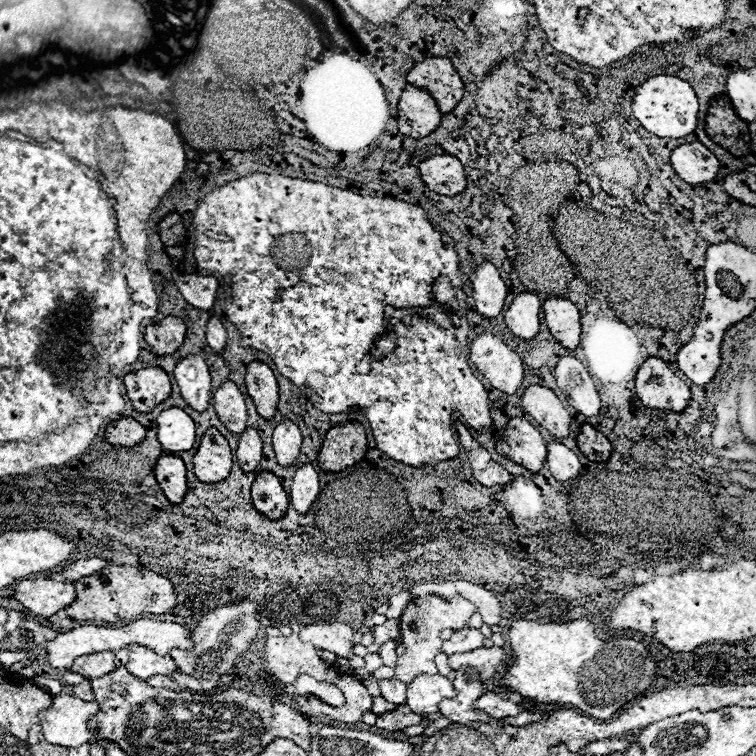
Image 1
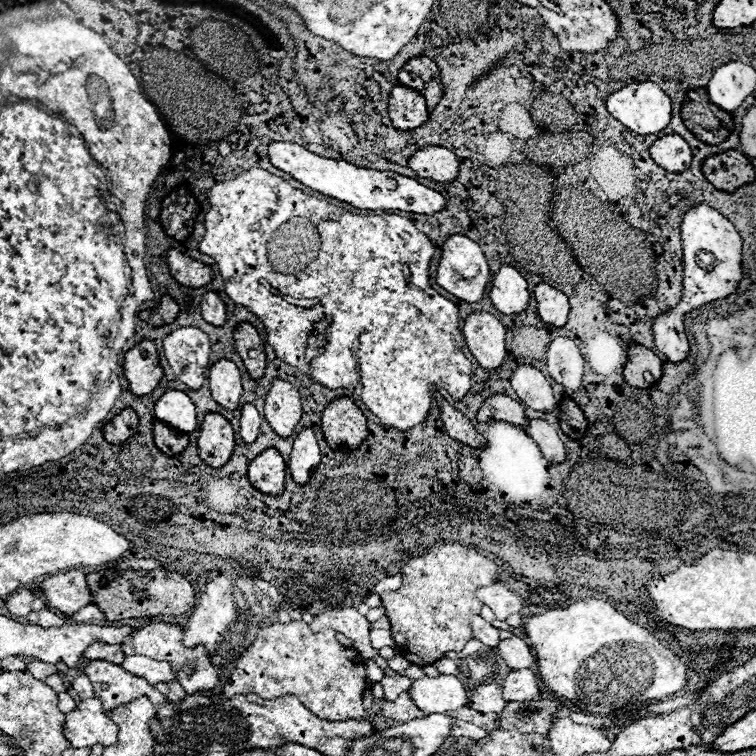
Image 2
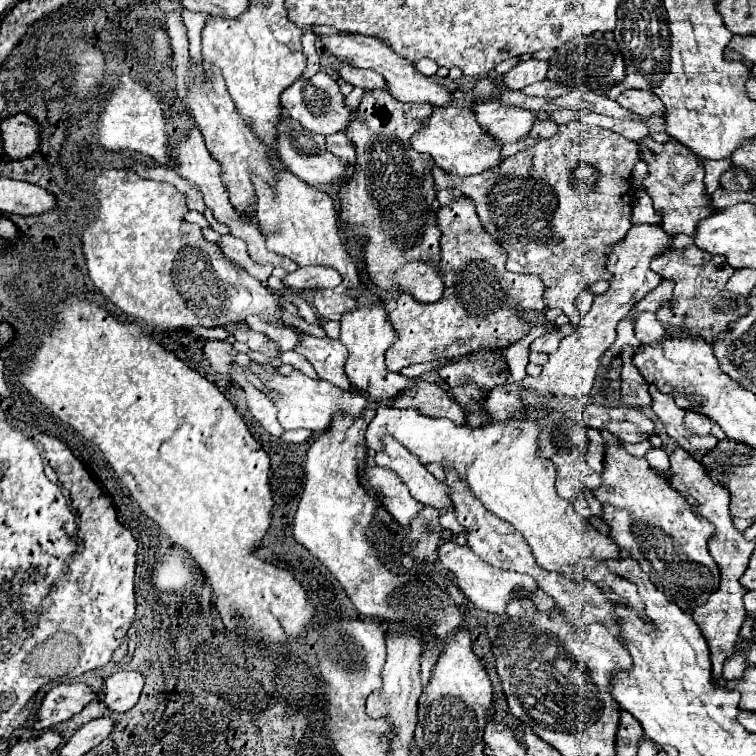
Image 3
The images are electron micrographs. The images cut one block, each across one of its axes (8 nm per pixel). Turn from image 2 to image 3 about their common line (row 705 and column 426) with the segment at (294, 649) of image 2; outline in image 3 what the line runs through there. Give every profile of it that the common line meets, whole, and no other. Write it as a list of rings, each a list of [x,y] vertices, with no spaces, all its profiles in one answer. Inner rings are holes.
[[[454,200],[450,206],[444,206],[438,210],[438,228],[442,232],[440,240],[440,272],[444,282],[444,296],[434,304],[422,304],[418,302],[410,292],[400,292],[396,300],[396,308],[390,312],[390,322],[400,334],[396,344],[386,350],[386,368],[390,372],[400,372],[406,366],[430,362],[438,358],[452,358],[452,356],[464,356],[472,354],[476,350],[504,350],[524,338],[530,332],[530,322],[522,320],[518,312],[542,312],[546,310],[544,300],[544,282],[532,274],[516,274],[508,272],[504,268],[504,262],[508,258],[508,252],[502,244],[492,240],[492,236],[484,230],[480,224],[478,212],[472,204],[472,200]]]

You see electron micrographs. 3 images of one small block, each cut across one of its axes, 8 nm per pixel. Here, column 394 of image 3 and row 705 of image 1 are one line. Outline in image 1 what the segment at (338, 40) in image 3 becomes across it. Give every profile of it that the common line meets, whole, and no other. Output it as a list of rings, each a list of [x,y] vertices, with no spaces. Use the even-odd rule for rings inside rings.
[[[56,694],[52,698],[52,708],[38,714],[44,740],[66,748],[98,742],[96,730],[88,728],[88,720],[98,710],[100,708],[94,700],[84,702],[68,694]]]

